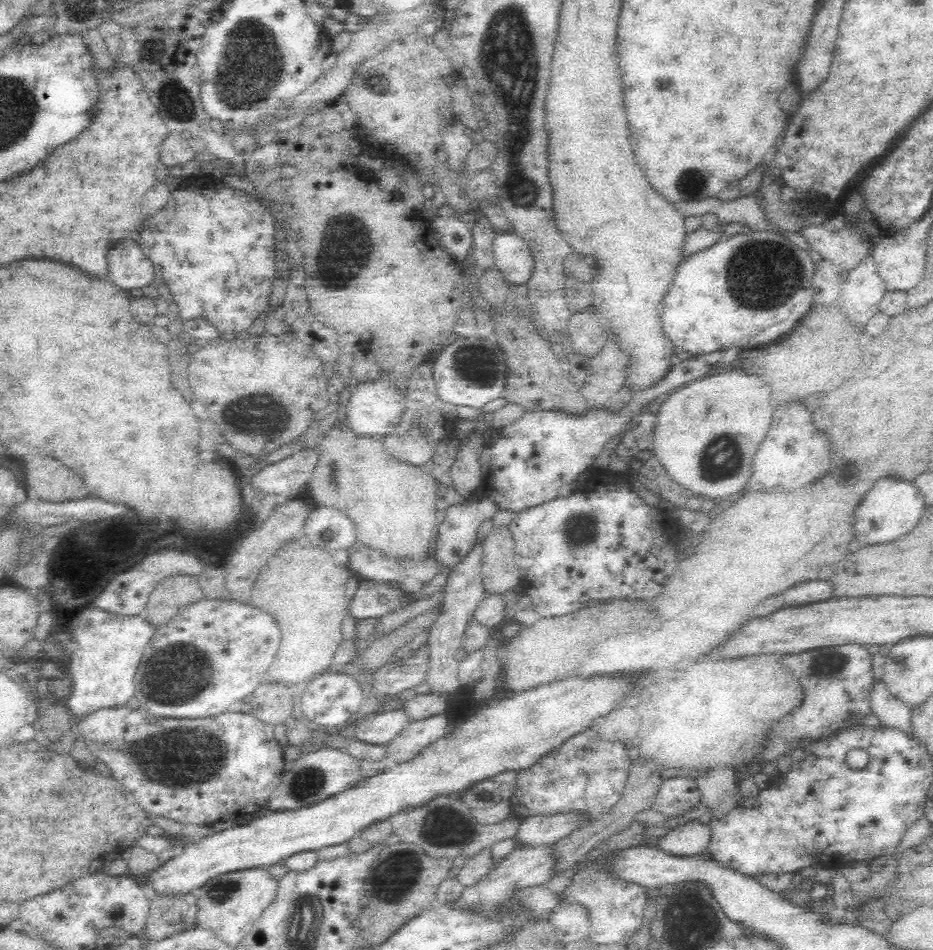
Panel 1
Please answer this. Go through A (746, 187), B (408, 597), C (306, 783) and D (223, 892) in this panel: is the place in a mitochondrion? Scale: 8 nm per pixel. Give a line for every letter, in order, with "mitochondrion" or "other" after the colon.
A: other
B: other
C: mitochondrion
D: mitochondrion

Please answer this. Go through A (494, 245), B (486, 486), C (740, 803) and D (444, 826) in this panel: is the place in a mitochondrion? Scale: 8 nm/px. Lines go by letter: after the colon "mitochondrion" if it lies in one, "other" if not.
A: other
B: other
C: other
D: mitochondrion

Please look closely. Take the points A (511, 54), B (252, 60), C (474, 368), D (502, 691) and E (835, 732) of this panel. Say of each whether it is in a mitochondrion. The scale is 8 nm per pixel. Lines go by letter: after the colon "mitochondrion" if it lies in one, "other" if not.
A: mitochondrion
B: mitochondrion
C: mitochondrion
D: other
E: other

